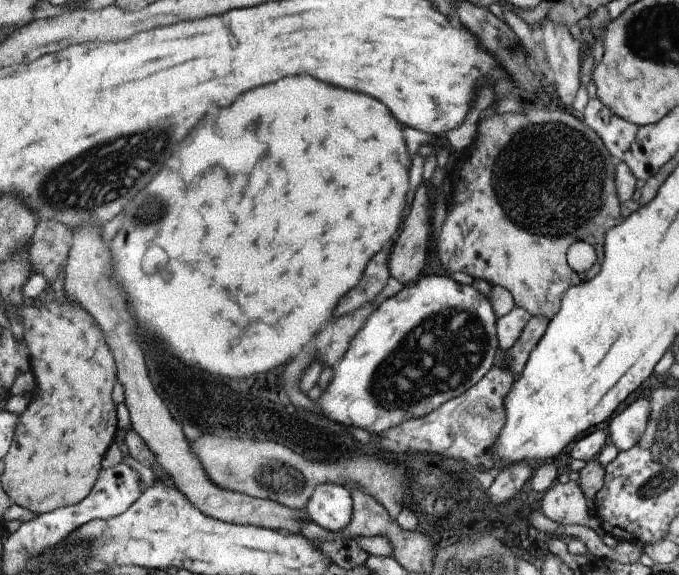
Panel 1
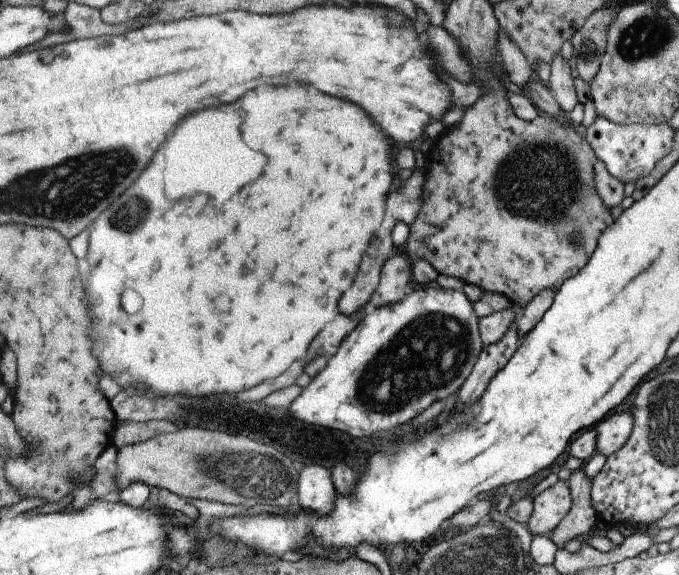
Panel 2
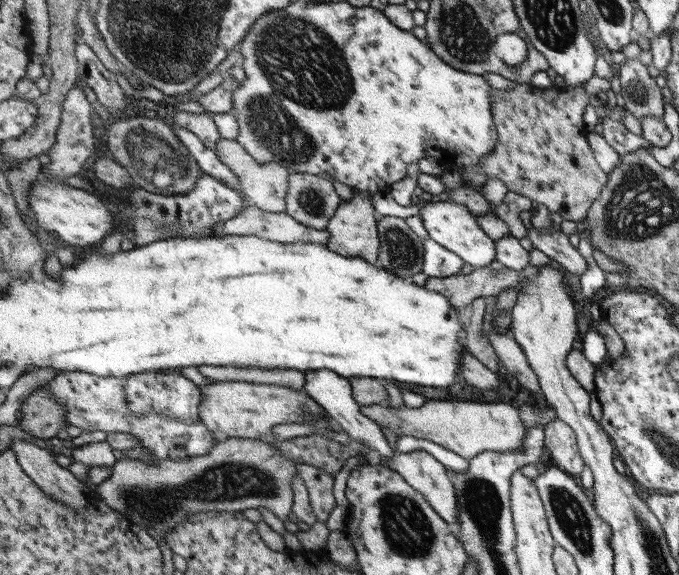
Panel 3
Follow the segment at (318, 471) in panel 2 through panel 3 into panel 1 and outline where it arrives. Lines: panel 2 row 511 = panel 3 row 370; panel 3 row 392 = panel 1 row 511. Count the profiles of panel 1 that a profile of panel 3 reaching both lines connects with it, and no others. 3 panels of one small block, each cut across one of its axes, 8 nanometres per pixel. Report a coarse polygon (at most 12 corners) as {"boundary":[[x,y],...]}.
{"boundary":[[321,484],[307,504],[311,522],[341,532],[353,522],[349,486]]}

